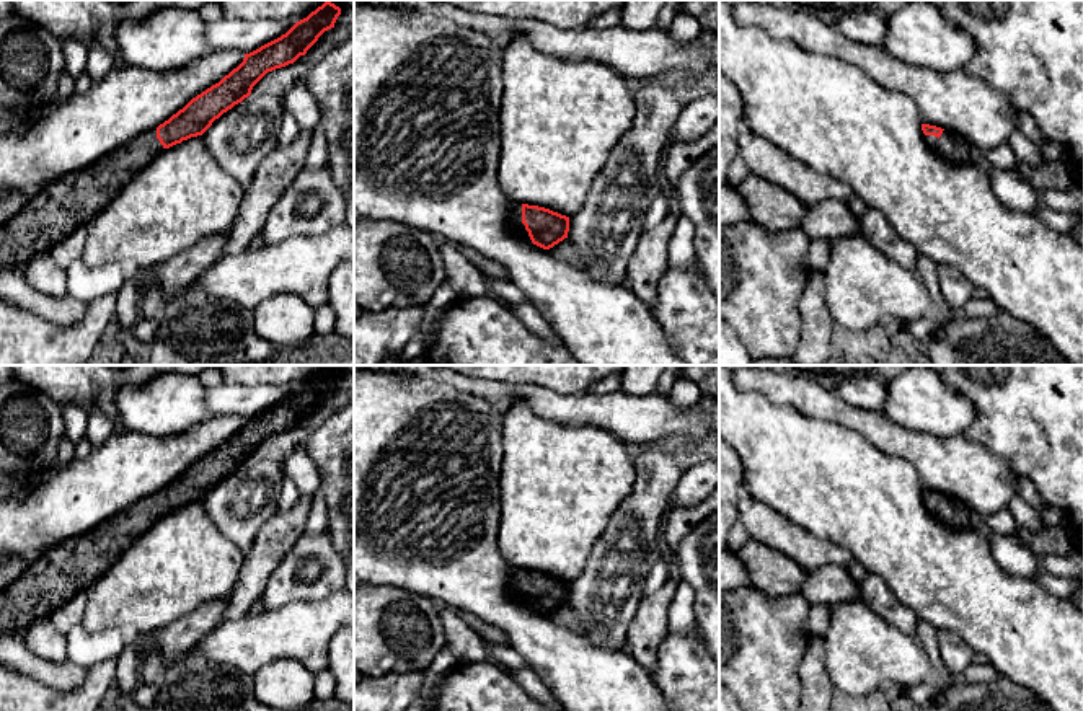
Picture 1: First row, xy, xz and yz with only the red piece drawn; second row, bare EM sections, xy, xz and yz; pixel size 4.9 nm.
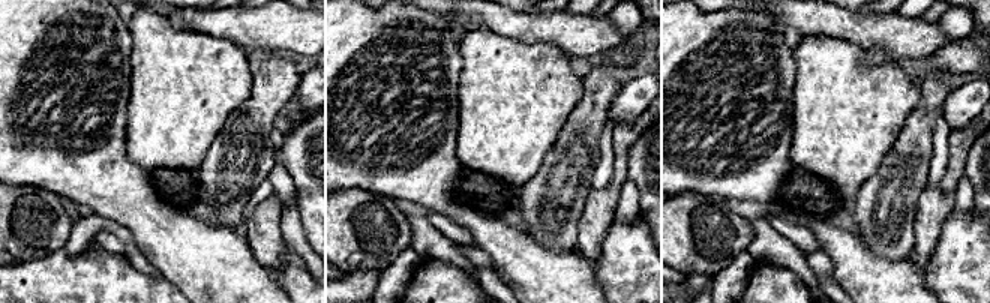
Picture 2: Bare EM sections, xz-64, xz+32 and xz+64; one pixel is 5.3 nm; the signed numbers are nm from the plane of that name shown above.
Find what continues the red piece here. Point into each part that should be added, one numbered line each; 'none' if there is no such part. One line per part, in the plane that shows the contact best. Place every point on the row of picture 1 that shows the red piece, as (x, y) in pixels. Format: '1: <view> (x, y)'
1: xz (516, 217)

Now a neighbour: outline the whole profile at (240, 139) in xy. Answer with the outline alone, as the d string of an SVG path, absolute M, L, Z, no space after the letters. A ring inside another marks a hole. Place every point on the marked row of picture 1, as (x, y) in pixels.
M248 96L215 119L202 137L219 166L248 188L261 161L279 145L281 122L281 96Z

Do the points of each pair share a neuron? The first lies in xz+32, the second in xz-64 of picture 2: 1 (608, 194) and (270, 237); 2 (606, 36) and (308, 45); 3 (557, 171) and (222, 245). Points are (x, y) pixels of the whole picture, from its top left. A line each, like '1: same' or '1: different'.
1: same
2: same
3: different

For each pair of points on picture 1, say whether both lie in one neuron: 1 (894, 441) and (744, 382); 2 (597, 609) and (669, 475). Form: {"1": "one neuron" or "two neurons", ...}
{"1": "one neuron", "2": "one neuron"}

